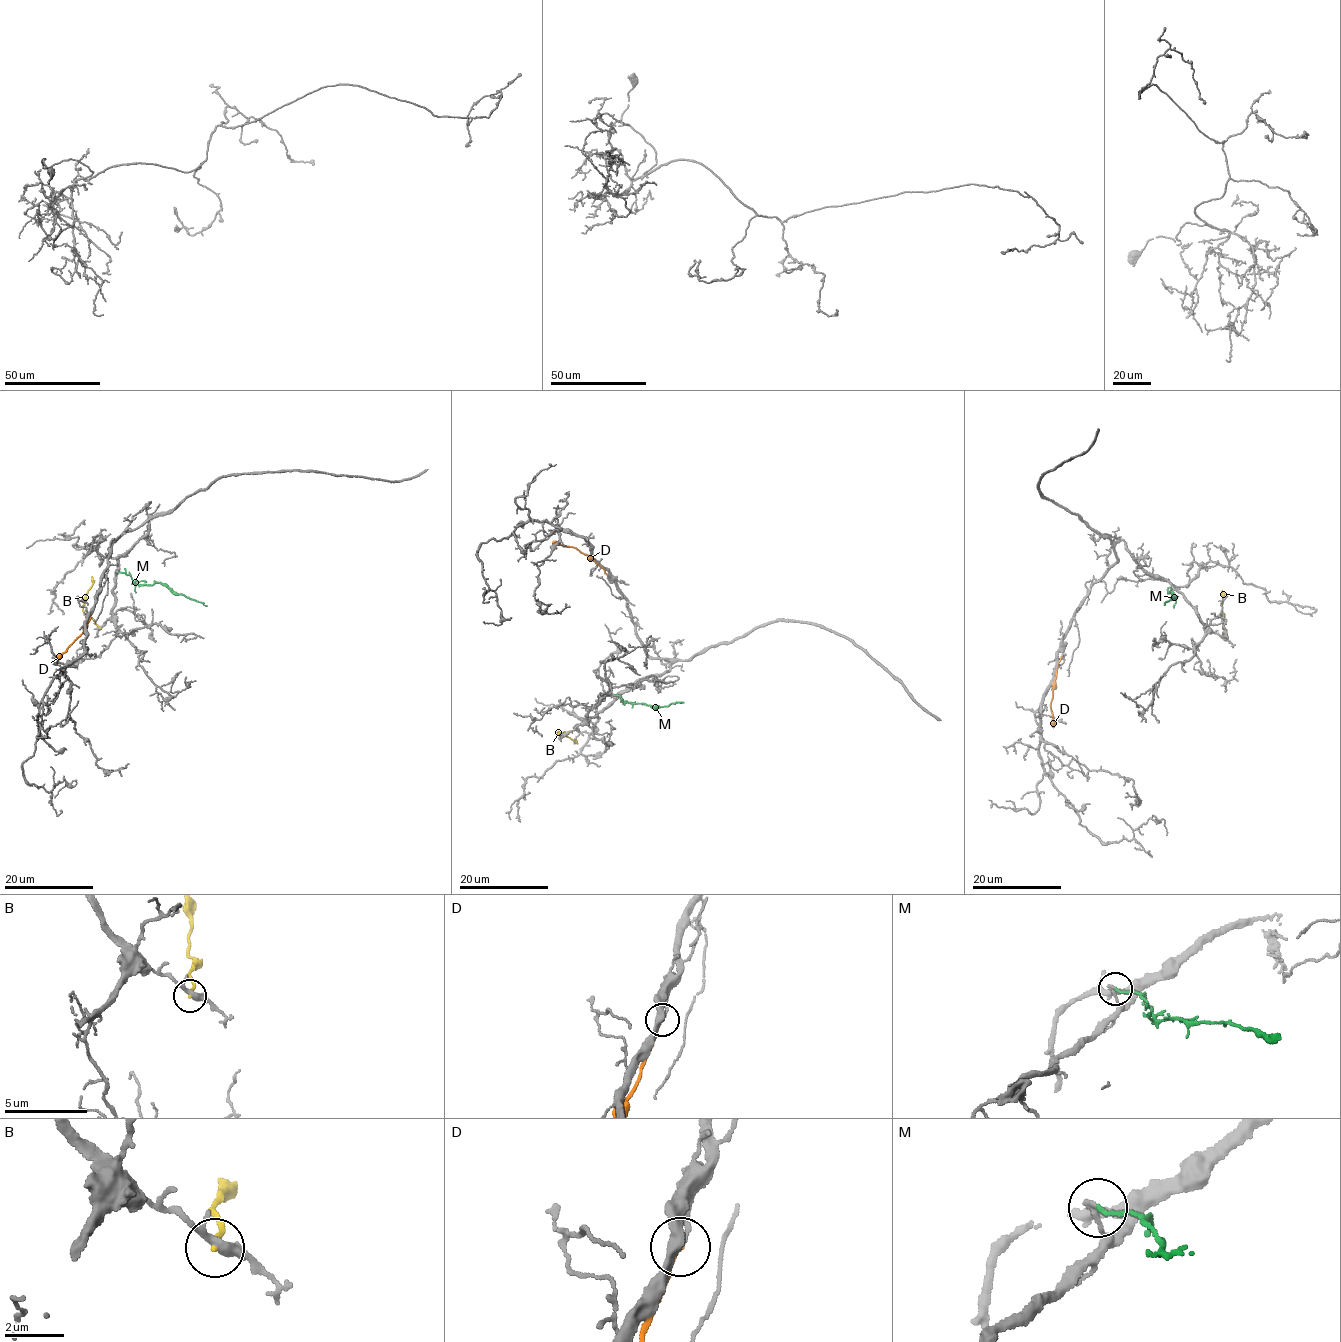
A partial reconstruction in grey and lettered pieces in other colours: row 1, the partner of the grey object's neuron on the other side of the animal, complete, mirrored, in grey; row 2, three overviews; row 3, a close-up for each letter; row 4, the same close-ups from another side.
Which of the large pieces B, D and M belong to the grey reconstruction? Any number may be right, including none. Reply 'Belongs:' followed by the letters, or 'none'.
Belongs: M

